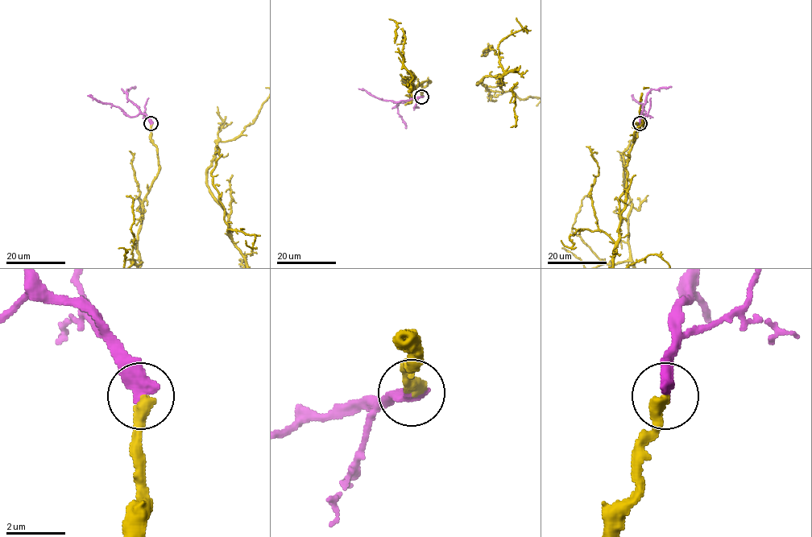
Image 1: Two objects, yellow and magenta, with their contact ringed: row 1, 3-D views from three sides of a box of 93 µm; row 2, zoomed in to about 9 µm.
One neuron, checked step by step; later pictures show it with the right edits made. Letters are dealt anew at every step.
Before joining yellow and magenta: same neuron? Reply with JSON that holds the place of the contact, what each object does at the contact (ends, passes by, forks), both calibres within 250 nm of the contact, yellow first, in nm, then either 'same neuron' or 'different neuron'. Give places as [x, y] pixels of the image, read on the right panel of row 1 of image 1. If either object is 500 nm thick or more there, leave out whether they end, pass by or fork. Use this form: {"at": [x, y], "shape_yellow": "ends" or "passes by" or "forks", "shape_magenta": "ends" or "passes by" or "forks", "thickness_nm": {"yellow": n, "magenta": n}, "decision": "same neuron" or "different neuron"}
{"at": [640, 123], "thickness_nm": {"yellow": 420, "magenta": 500}, "decision": "same neuron"}

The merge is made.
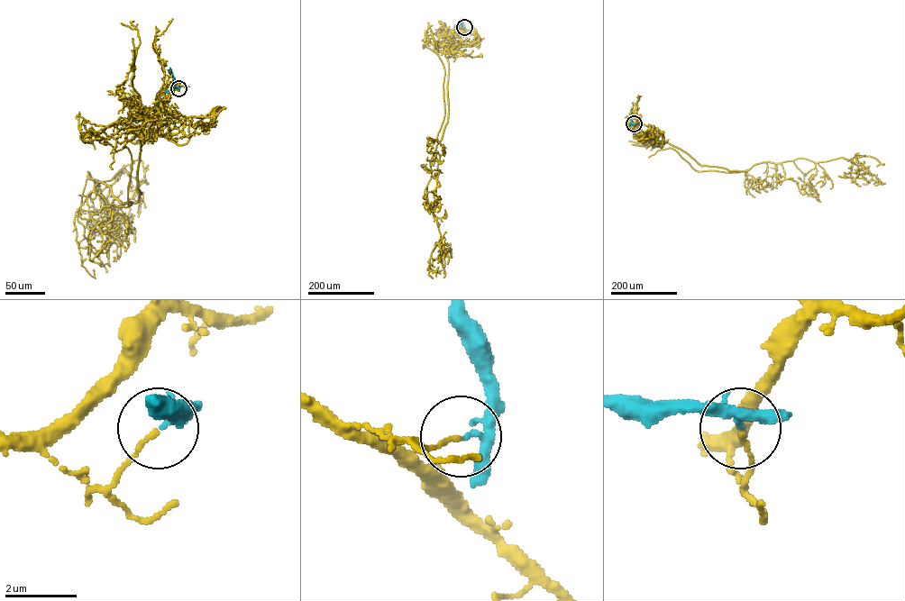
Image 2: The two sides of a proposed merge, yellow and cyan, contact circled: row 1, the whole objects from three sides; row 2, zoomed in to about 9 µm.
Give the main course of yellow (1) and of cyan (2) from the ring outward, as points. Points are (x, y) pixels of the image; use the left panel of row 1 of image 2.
1: (178, 88), (170, 92), (156, 105), (150, 117), (160, 135), (178, 144), (185, 143), (197, 123), (219, 110)
2: (178, 88), (174, 86), (169, 71)

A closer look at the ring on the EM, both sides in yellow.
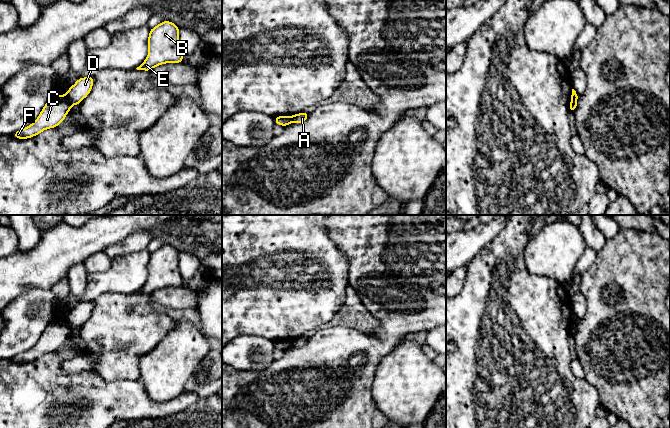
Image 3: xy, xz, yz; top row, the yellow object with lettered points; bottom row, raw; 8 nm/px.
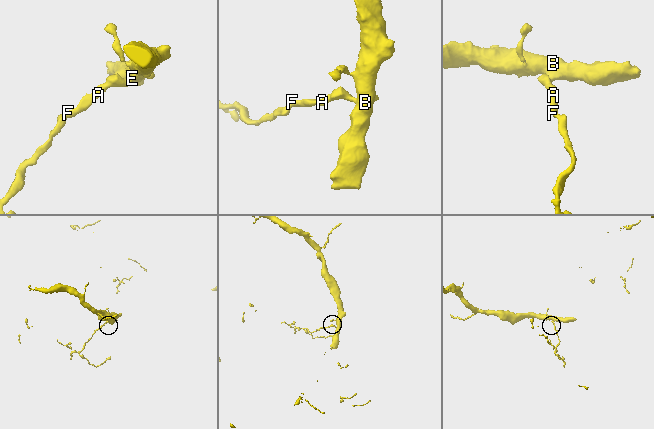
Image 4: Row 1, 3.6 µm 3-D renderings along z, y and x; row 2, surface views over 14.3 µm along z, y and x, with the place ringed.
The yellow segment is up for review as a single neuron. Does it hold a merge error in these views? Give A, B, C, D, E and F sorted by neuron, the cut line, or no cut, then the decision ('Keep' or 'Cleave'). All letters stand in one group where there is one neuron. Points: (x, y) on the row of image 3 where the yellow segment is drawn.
Groups: A B D E / C F. Split along xy (65, 95), (71, 105). Cleave

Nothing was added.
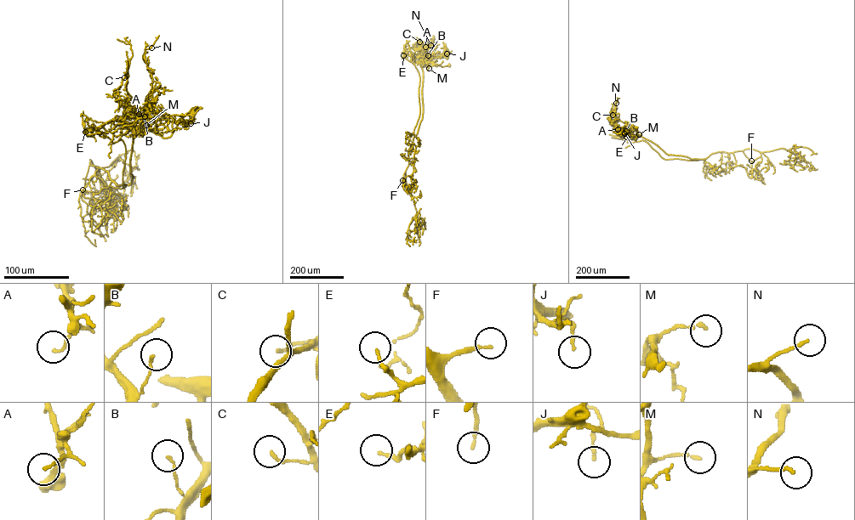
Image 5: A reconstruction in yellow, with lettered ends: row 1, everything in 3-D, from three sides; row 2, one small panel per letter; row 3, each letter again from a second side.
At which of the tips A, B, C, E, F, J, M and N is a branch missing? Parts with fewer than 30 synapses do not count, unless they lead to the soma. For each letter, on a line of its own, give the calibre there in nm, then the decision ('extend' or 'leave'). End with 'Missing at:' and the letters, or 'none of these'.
A: 120 nm thick; leave
B: 130 nm thick; leave
C: 130 nm thick; leave
E: 140 nm thick; leave
F: 150 nm thick; extend
J: 140 nm thick; leave
M: 130 nm thick; leave
N: 130 nm thick; leave
Missing at: F

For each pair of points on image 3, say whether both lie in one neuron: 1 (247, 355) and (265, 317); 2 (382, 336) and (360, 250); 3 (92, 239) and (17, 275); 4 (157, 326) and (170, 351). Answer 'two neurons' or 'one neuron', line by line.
1: two neurons
2: one neuron
3: one neuron
4: two neurons

